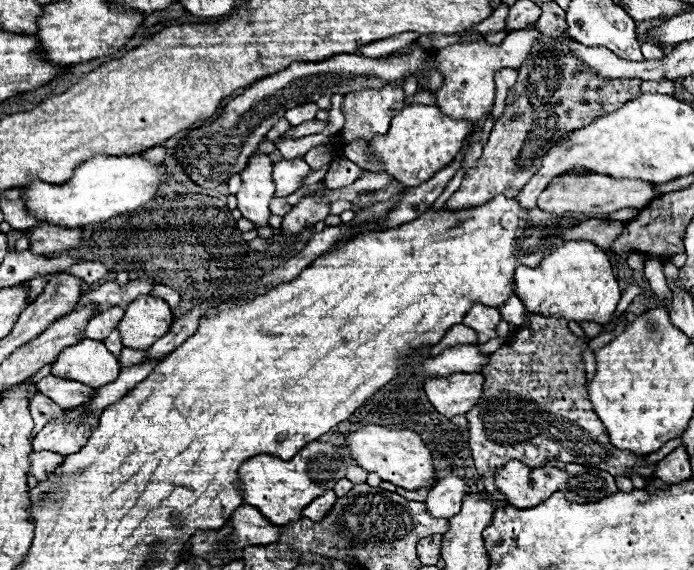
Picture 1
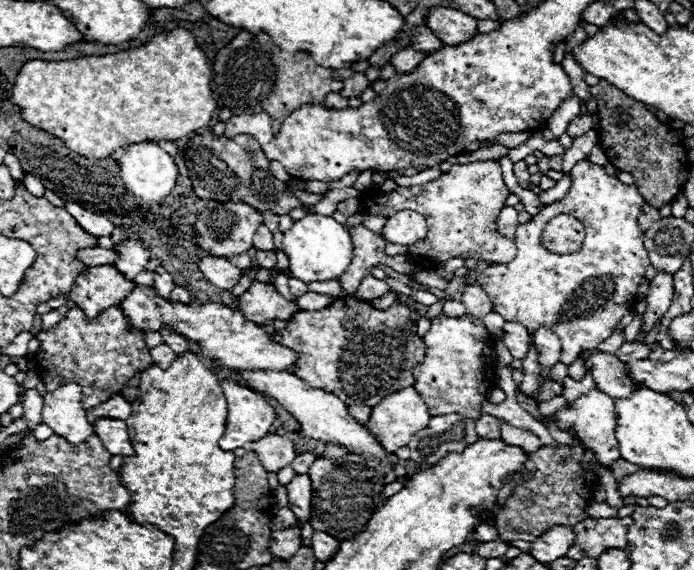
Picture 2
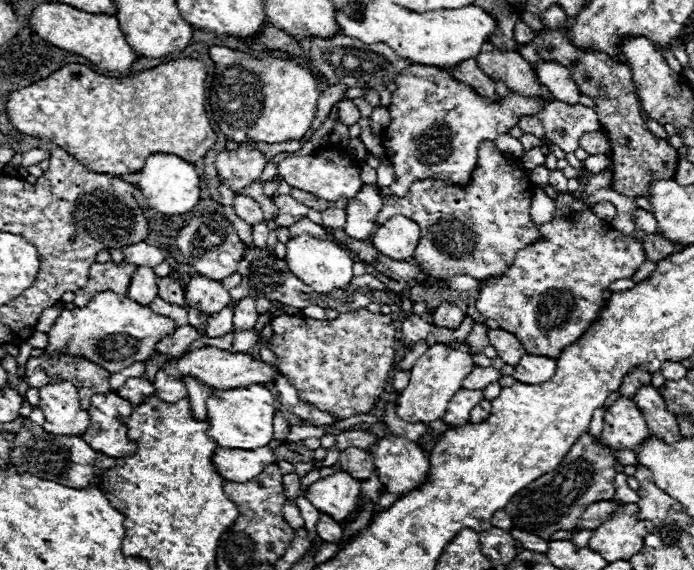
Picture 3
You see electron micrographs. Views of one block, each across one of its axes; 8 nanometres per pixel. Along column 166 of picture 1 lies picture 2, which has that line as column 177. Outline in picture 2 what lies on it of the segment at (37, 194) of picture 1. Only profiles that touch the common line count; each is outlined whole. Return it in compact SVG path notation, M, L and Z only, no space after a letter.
M140 142L140 144L132 144L124 148L124 154L118 160L118 166L120 166L120 176L126 188L134 196L140 196L144 202L158 202L166 198L176 186L176 178L178 178L176 164L172 156L166 154L162 148L158 148L154 142Z

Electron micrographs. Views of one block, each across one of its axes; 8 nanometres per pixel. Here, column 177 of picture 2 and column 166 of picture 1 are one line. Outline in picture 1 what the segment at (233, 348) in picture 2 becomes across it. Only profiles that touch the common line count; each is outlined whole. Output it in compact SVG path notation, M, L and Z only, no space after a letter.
M142 296L126 308L126 314L116 328L126 348L148 350L148 346L168 332L168 326L170 306L160 298Z

